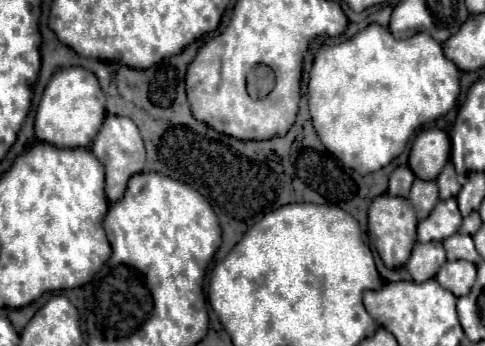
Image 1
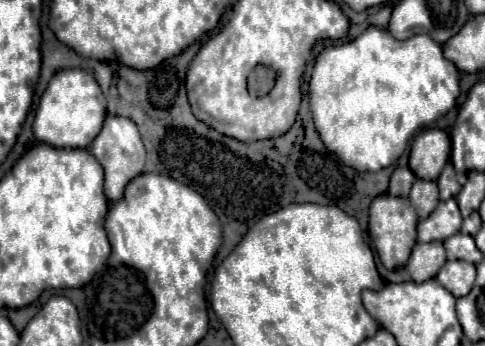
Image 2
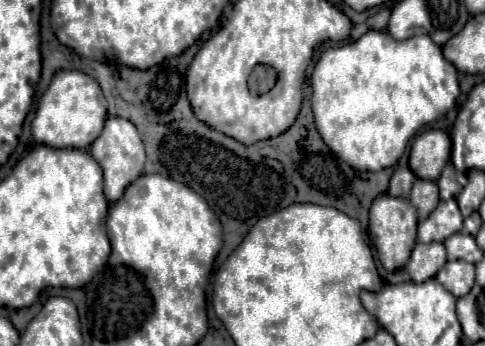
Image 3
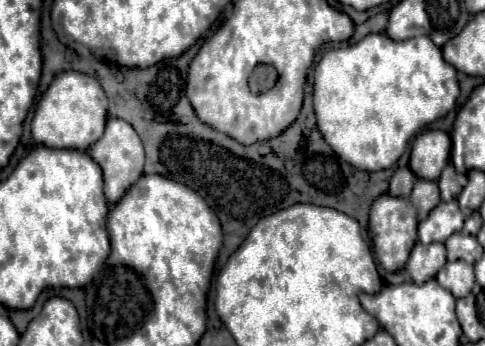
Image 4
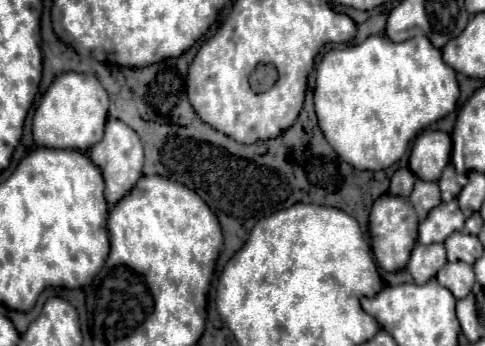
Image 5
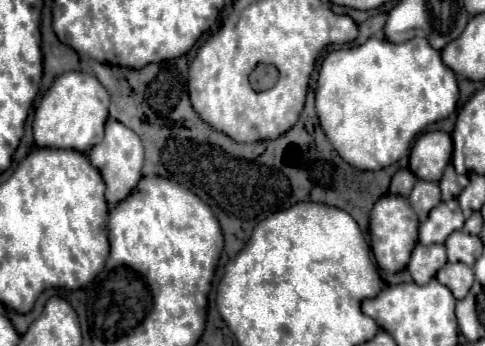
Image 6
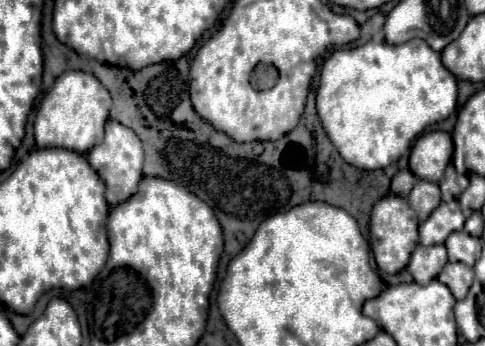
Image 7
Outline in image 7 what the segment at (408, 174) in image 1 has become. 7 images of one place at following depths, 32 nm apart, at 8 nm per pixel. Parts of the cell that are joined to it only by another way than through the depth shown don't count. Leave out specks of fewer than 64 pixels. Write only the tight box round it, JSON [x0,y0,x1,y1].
[390,170,416,198]

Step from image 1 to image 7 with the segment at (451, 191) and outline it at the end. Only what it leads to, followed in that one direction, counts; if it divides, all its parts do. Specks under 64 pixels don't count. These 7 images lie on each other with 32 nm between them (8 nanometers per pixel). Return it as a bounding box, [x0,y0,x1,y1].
[440,164,468,202]

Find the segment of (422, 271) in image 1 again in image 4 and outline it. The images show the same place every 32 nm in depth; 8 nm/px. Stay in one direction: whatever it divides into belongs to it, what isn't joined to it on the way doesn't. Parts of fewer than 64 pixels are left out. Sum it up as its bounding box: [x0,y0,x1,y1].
[406,244,446,284]

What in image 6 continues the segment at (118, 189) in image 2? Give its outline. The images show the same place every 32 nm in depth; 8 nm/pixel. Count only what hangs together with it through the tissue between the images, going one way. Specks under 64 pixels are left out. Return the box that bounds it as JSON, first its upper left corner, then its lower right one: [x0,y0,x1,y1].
[88,118,144,206]

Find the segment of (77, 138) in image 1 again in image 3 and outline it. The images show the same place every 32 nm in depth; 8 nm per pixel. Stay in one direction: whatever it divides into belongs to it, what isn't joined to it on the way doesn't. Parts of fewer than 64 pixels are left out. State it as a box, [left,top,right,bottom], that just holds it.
[32,70,106,150]

